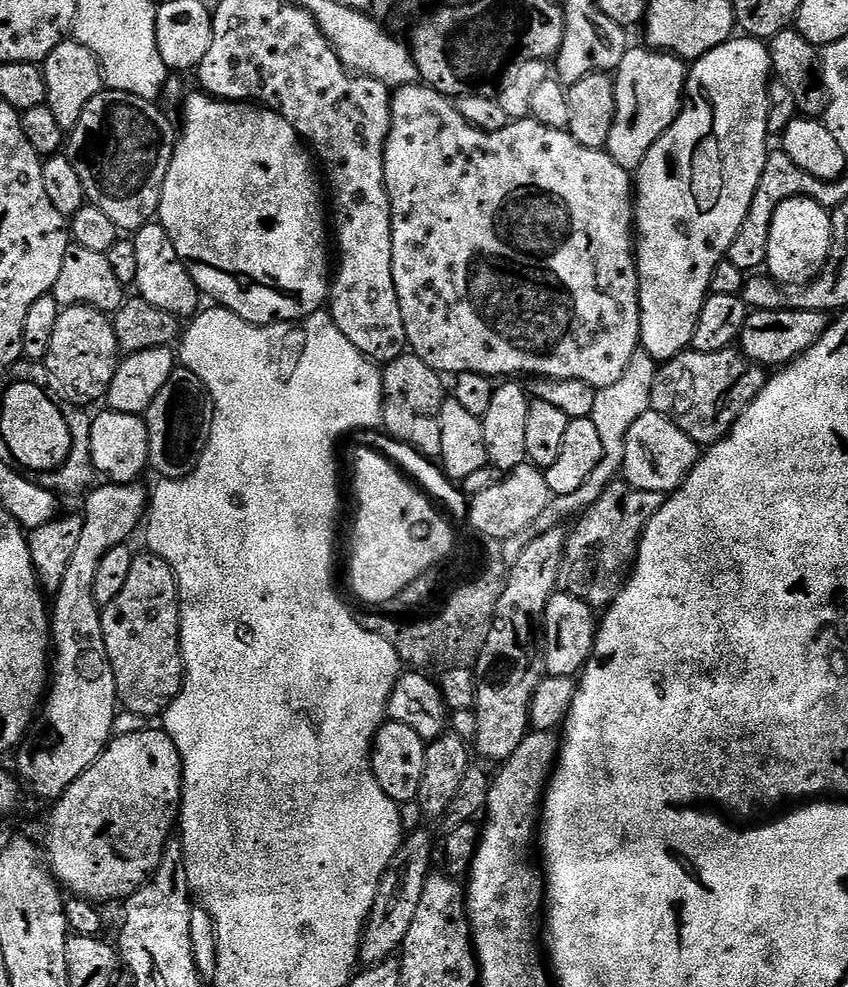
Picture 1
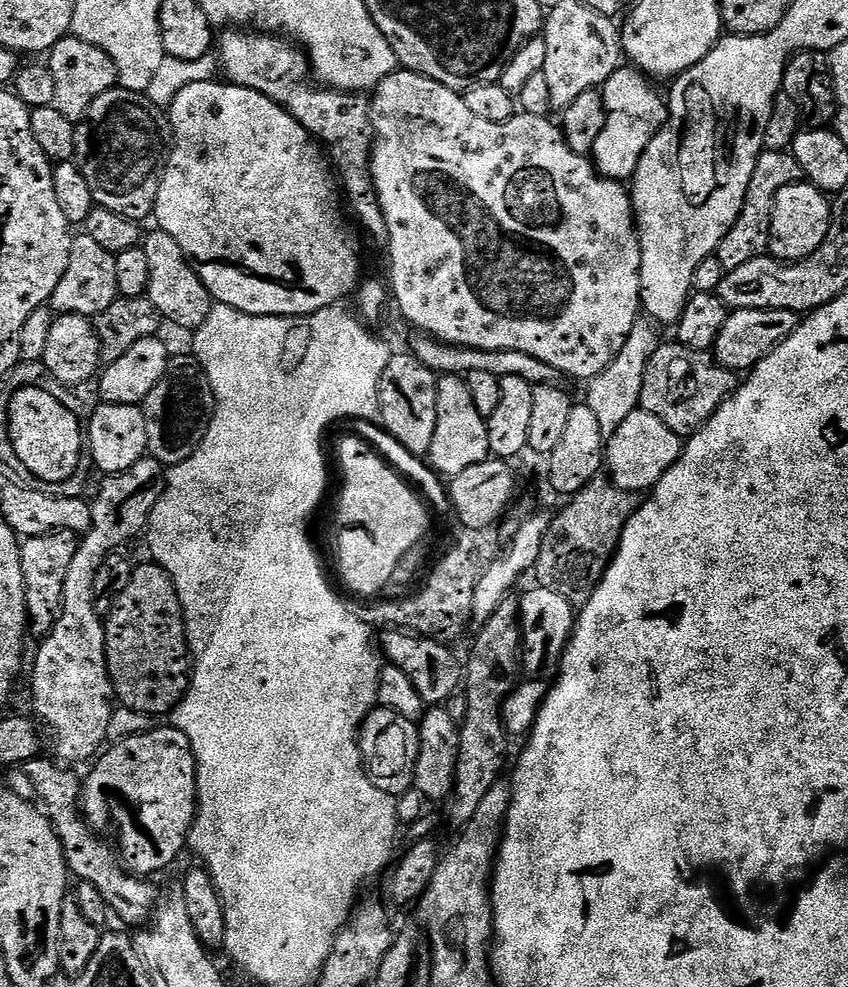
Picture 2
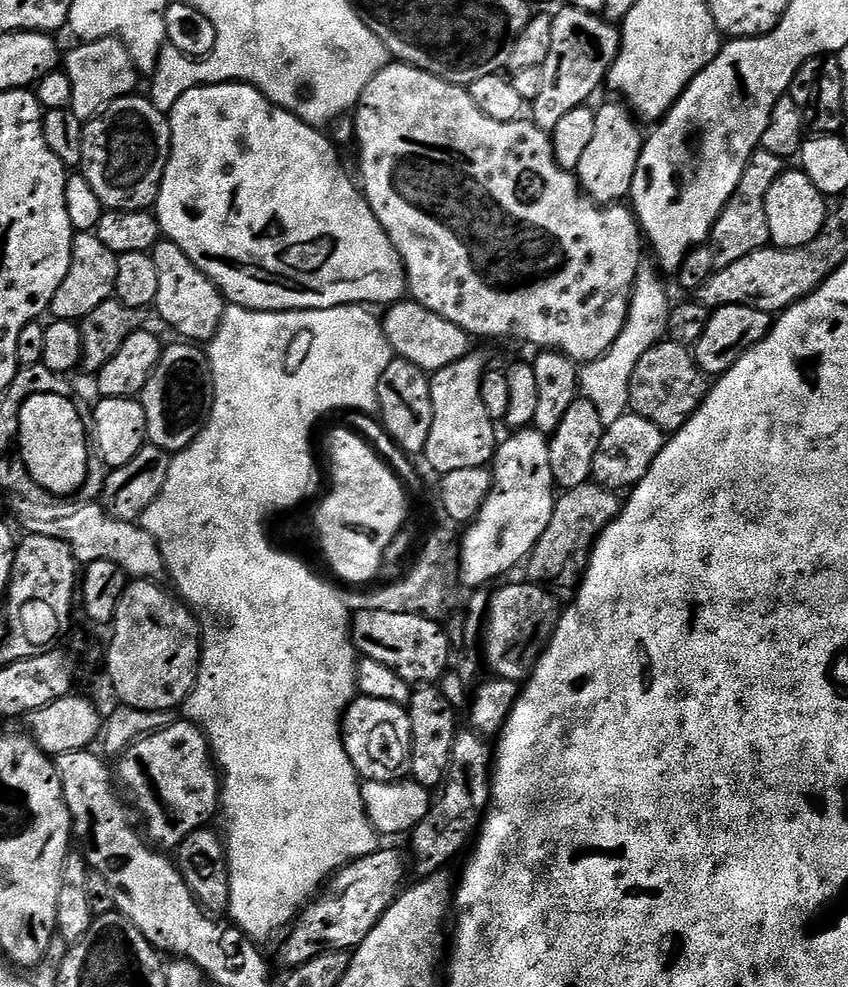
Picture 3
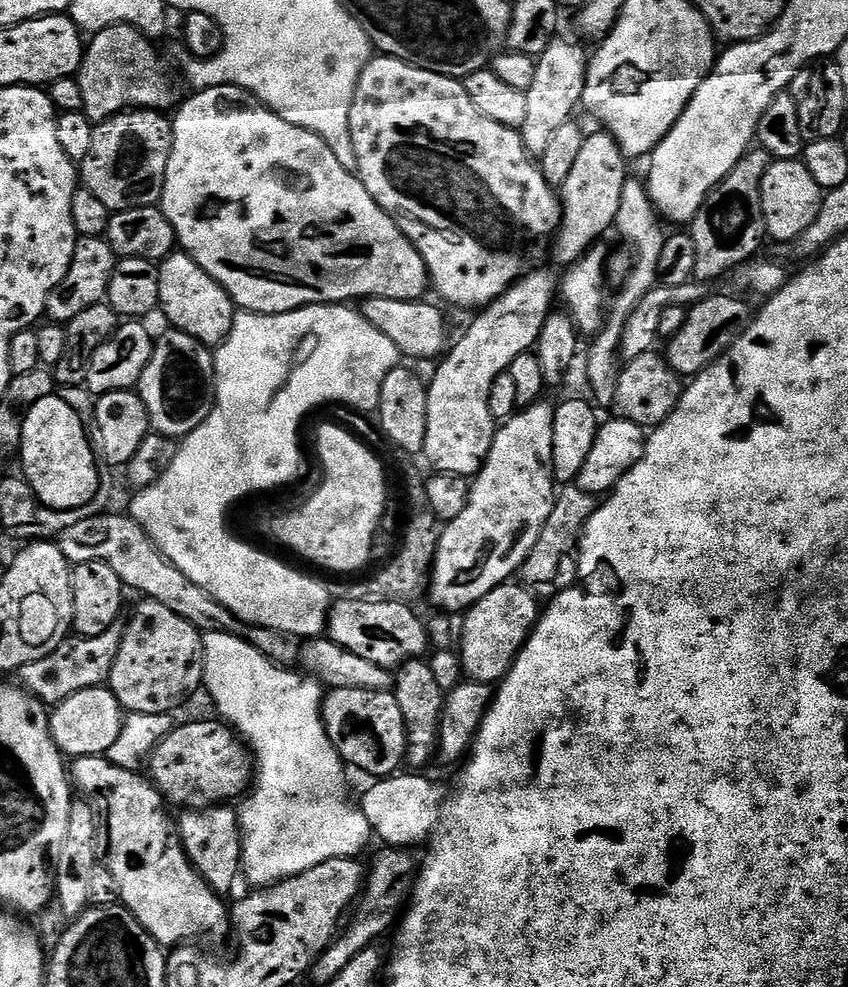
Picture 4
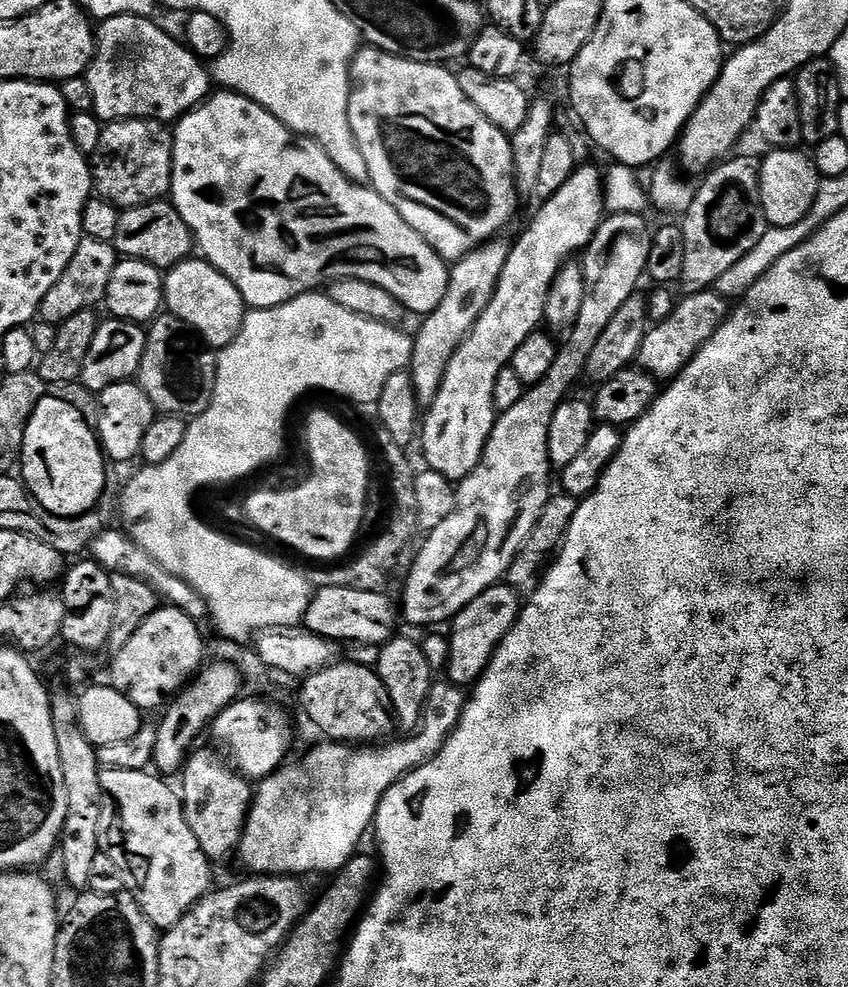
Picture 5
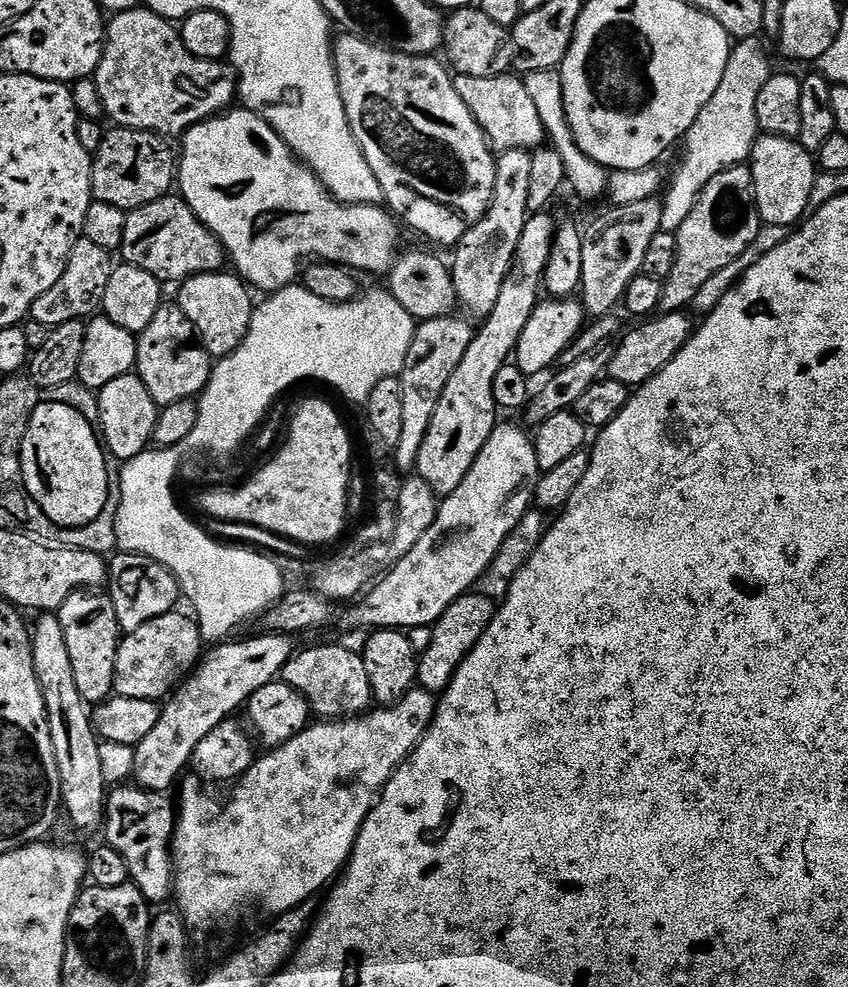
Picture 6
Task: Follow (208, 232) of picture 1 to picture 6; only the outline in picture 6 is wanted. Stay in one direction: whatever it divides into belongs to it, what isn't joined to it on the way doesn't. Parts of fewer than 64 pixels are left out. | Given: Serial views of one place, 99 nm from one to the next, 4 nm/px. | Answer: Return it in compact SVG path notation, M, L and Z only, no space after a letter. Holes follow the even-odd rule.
M236 106L211 120L193 124L184 133L182 143L184 153L181 151L178 156L179 195L184 197L196 217L219 238L227 259L233 264L231 267L235 275L257 293L271 294L295 285L306 261L311 258L316 262L340 264L360 274L389 271L387 287L392 296L398 298L398 302L402 302L402 306L417 321L442 318L457 311L454 282L445 261L443 264L428 252L404 252L392 264L392 255L400 244L396 228L392 225L393 217L383 207L374 204L343 204L337 200L316 173L294 155L288 143L249 108Z

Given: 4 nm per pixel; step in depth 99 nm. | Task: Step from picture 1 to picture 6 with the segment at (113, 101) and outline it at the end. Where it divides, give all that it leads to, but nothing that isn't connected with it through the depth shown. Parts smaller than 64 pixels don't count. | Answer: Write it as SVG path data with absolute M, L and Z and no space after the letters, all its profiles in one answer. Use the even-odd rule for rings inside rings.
M112 126L92 156L92 194L110 206L131 210L169 195L178 180L178 156L167 139L154 132Z

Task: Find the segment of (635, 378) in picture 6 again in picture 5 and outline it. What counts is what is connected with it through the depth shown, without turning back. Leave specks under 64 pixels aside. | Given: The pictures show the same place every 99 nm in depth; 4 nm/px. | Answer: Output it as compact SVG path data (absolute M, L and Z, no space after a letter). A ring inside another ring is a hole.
M716 290L707 292L689 292L677 303L676 308L662 322L652 324L642 338L642 346L634 357L635 363L649 372L658 382L671 382L714 338L714 334L724 325L730 315L730 304L727 304Z

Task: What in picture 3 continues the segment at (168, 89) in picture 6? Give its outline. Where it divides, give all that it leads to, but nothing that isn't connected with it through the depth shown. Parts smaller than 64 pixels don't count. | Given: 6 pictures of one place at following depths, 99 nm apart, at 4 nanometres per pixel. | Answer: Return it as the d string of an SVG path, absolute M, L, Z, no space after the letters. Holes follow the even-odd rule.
M108 36L105 40L89 40L75 46L77 48L69 56L67 53L62 68L74 86L71 110L78 114L80 120L87 122L94 119L118 98L133 95L139 89L136 87L142 80L142 73L136 68L134 58L124 41Z

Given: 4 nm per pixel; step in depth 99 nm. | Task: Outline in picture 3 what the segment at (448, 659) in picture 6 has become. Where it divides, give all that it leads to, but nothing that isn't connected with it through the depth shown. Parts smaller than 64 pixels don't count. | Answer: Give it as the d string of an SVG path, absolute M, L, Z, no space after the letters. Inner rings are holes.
M539 583L508 584L495 593L488 601L488 613L483 623L482 651L484 660L493 677L502 680L527 681L532 669L552 639L556 623L560 621L561 609L547 587Z

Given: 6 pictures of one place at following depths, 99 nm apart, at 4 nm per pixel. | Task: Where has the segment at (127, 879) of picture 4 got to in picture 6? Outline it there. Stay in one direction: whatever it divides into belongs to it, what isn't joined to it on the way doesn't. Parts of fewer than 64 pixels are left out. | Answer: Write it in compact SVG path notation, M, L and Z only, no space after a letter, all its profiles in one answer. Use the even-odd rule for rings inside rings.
M116 786L111 789L108 793L108 806L104 813L104 823L102 825L102 836L105 836L107 847L118 850L118 854L122 854L122 858L126 862L128 867L128 879L131 883L136 885L136 888L145 896L149 902L153 905L160 904L164 899L171 897L174 892L174 869L172 866L172 833L176 831L176 818L178 815L177 809L174 807L173 801L172 804L167 799L169 798L165 793L162 792L151 792L145 788L139 786Z

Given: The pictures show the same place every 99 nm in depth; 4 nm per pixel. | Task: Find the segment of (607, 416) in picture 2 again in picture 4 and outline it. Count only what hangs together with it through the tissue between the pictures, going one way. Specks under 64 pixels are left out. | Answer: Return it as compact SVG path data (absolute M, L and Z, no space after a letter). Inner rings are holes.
M634 176L629 177L622 190L622 203L618 208L618 218L614 226L622 237L631 242L633 246L630 246L636 257L633 261L632 272L627 276L627 282L621 285L620 294L613 297L603 329L593 337L591 341L593 344L586 358L586 376L597 400L595 403L599 407L608 408L612 405L620 369L619 349L622 332L630 320L630 314L637 308L638 302L659 283L657 268L668 237L660 223L662 223L661 217L652 205L645 183L641 179L640 181L636 180Z

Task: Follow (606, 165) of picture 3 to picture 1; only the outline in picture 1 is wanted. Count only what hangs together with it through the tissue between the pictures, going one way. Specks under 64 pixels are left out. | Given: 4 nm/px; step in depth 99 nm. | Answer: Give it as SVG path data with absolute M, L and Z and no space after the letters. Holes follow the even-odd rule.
M651 46L643 47L629 47L614 73L616 109L614 126L610 126L610 138L606 145L608 156L614 158L614 162L618 162L618 166L625 168L629 174L635 173L642 166L646 154L650 154L650 146L654 146L654 142L658 142L658 138L662 138L662 134L666 134L666 130L670 130L678 118L680 108L684 105L684 88L688 85L689 65L685 61L671 52L662 52Z

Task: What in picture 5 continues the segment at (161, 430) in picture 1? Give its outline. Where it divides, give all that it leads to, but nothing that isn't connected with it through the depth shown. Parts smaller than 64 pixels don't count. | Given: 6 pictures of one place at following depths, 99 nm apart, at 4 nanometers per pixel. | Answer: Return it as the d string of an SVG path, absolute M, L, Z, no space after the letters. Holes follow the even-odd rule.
M171 314L157 316L147 333L146 350L138 373L140 389L150 398L160 416L201 416L206 406L210 406L214 394L217 353L196 335L194 329L186 326L182 318Z

